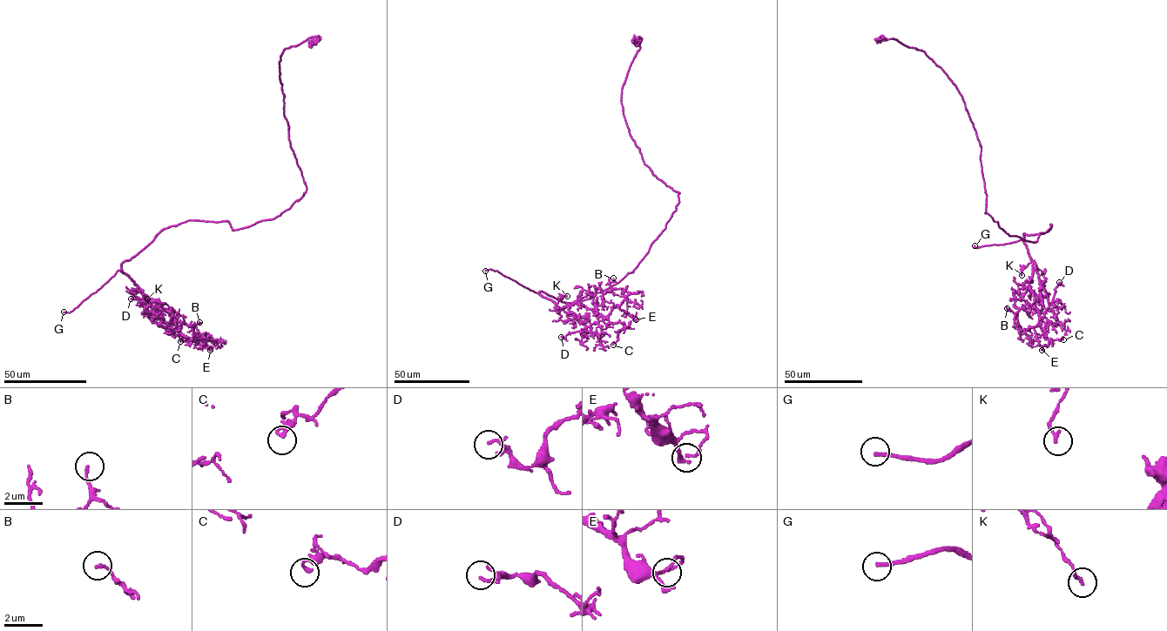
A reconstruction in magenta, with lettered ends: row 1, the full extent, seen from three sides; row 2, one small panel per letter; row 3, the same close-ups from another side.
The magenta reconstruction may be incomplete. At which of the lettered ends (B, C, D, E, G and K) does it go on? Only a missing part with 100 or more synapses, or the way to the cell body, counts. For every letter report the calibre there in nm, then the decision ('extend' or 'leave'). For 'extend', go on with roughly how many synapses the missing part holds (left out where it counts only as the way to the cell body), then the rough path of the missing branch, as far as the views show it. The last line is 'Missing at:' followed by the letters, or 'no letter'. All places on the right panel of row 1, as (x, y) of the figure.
B: 130 nm | leave
C: 160 nm | leave
D: 180 nm | leave
E: 120 nm | leave
G: 190 nm | extend
K: 160 nm | leave
Missing at: G

